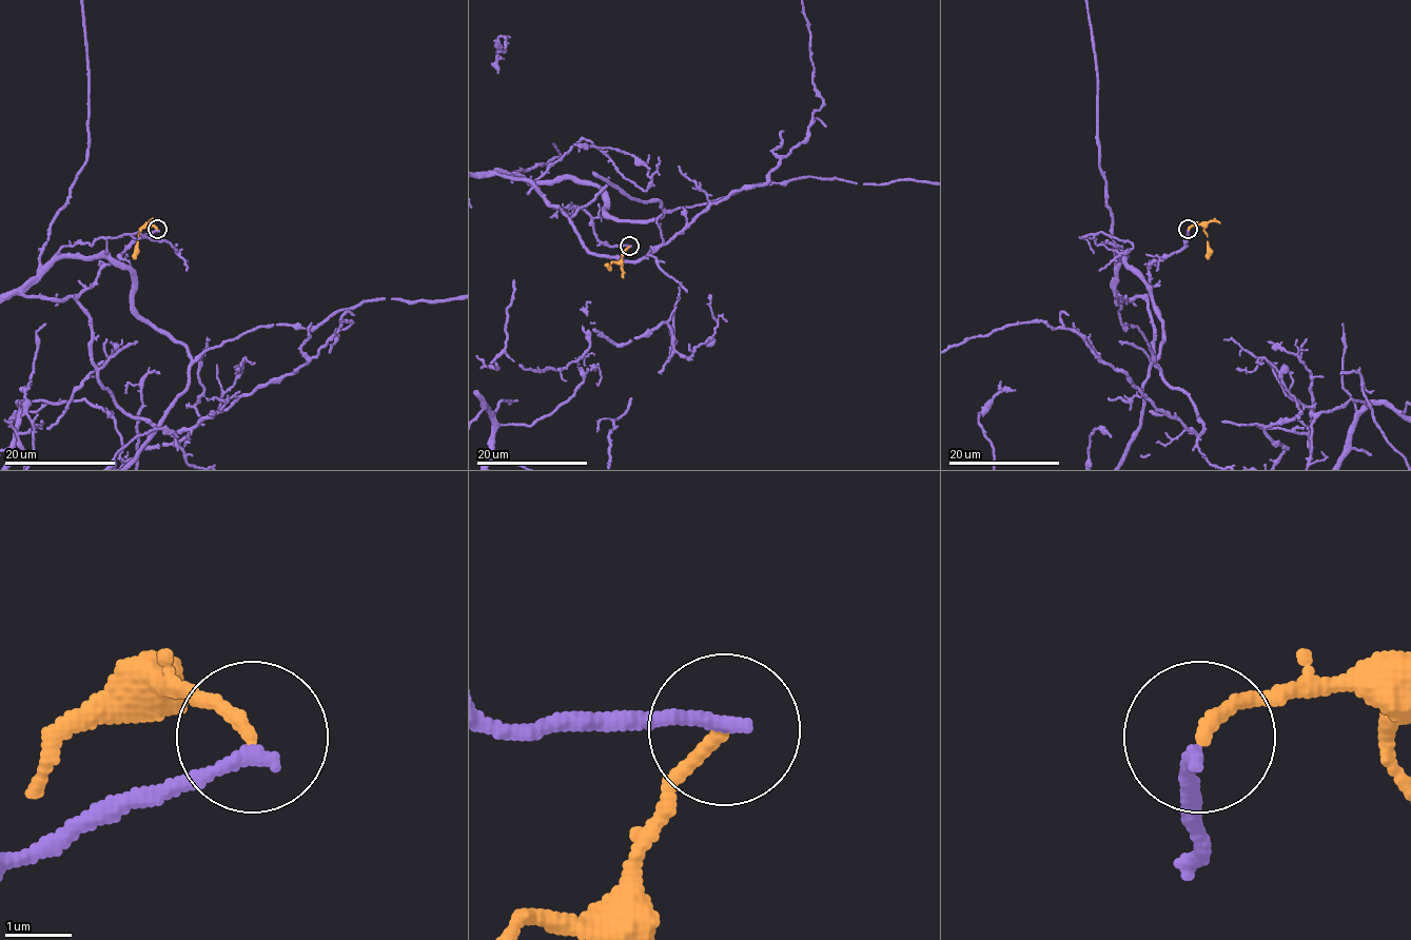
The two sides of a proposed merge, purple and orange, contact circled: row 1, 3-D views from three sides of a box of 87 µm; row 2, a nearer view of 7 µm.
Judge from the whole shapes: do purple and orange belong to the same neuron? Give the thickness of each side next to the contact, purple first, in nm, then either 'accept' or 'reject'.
240/200 nm | reject

